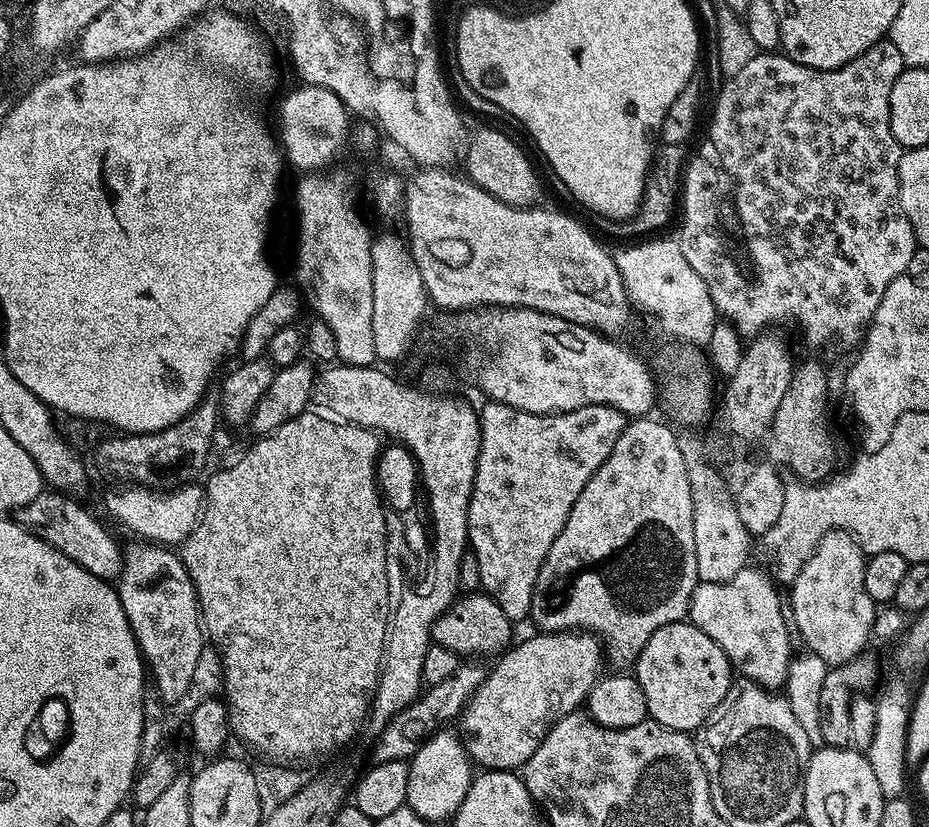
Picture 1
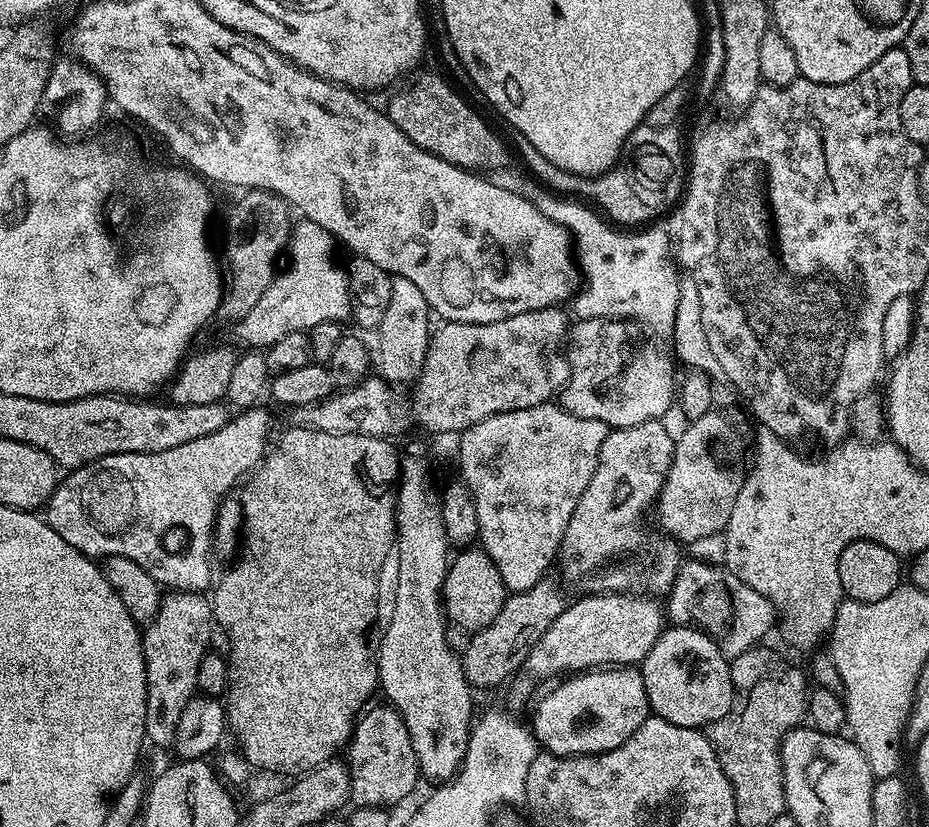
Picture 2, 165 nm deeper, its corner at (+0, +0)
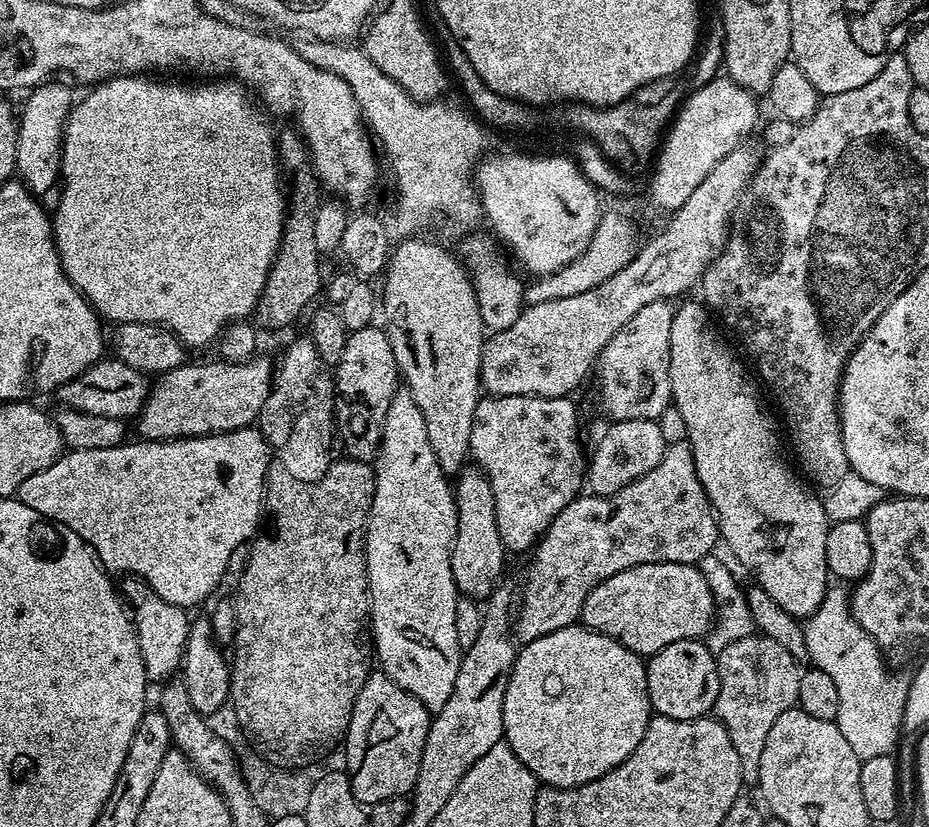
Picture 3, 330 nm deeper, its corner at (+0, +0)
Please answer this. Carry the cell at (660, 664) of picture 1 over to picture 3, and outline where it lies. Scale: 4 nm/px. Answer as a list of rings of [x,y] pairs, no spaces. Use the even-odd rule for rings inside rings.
[[[703,639],[670,642],[670,646],[647,657],[646,682],[653,713],[675,720],[696,720],[709,715],[716,707],[720,689],[716,662],[717,657]]]

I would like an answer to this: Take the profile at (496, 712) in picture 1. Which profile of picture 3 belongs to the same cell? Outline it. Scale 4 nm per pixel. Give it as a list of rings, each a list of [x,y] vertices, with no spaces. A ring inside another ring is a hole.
[[[654,562],[634,566],[630,570],[622,570],[622,574],[614,574],[614,578],[606,578],[606,582],[594,586],[586,602],[582,602],[579,623],[585,628],[594,629],[595,632],[613,636],[631,652],[637,652],[641,658],[647,658],[653,656],[658,650],[670,646],[670,642],[701,639],[712,627],[717,609],[716,599],[712,596],[697,565]]]

